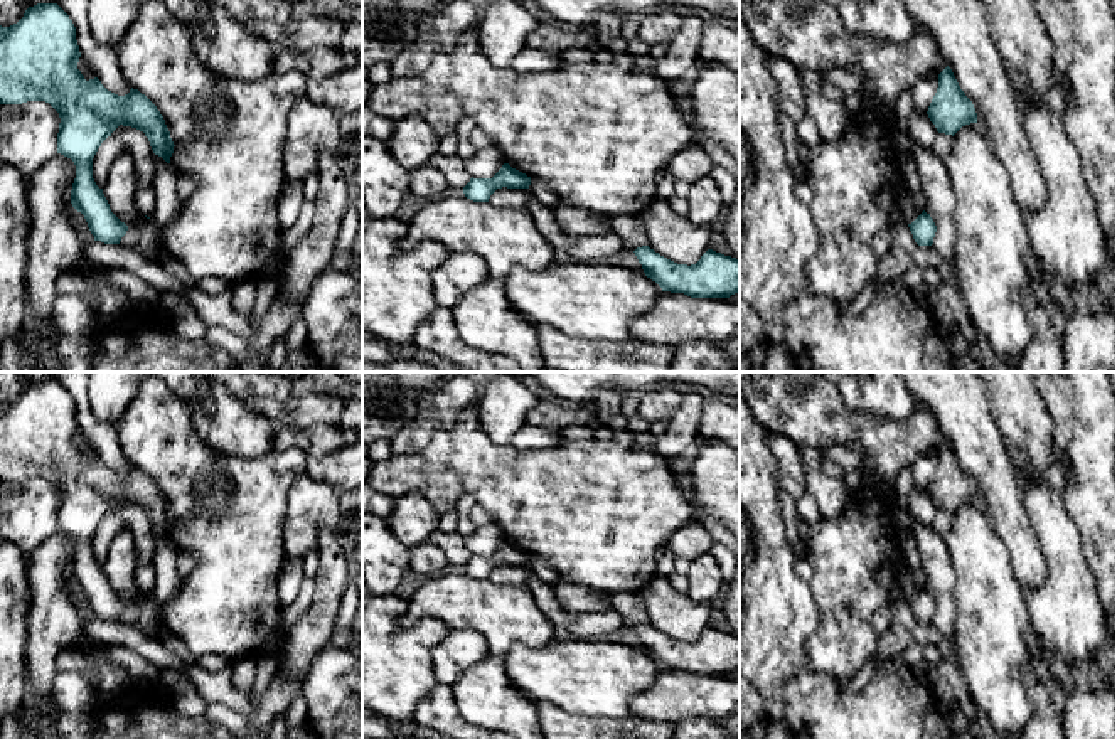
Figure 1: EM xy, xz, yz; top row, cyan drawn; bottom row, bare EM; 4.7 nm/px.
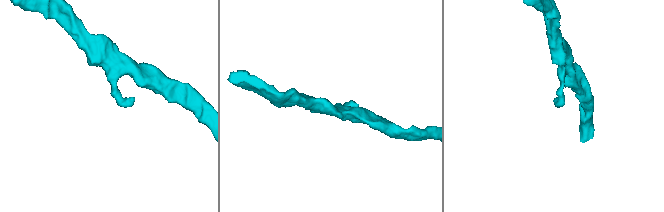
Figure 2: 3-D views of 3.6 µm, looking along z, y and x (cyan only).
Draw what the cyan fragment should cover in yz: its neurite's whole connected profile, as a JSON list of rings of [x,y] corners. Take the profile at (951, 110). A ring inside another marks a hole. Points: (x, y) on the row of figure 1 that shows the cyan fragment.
[[[952,69],[938,74],[938,88],[927,111],[938,133],[955,135],[962,126],[977,123],[972,101],[960,89]]]

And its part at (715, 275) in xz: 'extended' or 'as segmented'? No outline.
as segmented

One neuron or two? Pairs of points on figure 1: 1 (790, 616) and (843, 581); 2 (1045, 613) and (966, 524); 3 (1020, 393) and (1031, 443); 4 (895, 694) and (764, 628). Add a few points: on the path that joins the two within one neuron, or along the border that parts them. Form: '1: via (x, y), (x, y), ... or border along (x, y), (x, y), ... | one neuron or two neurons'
1: border along (809, 583), (817, 608), (817, 627), (806, 640) | two neurons
2: border along (1021, 591), (1030, 623), (1035, 628) | two neurons
3: via (1020, 404), (1021, 418), (1030, 431) | one neuron
4: via (860, 701), (828, 701), (790, 664) | one neuron

